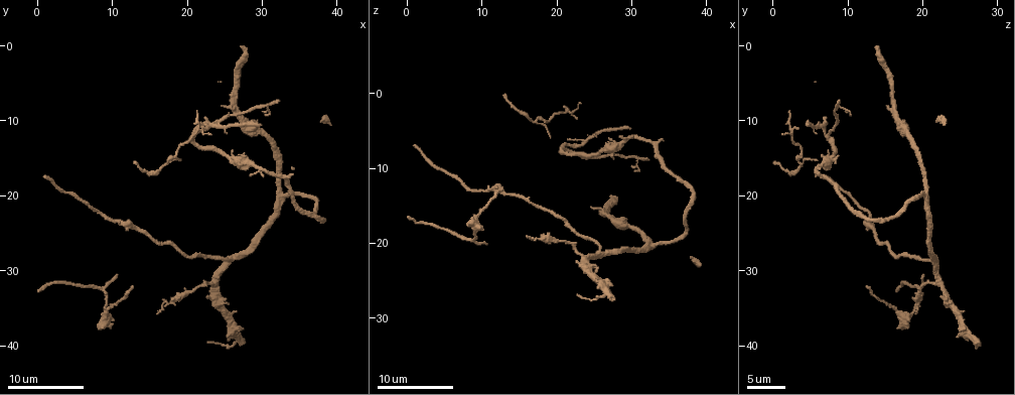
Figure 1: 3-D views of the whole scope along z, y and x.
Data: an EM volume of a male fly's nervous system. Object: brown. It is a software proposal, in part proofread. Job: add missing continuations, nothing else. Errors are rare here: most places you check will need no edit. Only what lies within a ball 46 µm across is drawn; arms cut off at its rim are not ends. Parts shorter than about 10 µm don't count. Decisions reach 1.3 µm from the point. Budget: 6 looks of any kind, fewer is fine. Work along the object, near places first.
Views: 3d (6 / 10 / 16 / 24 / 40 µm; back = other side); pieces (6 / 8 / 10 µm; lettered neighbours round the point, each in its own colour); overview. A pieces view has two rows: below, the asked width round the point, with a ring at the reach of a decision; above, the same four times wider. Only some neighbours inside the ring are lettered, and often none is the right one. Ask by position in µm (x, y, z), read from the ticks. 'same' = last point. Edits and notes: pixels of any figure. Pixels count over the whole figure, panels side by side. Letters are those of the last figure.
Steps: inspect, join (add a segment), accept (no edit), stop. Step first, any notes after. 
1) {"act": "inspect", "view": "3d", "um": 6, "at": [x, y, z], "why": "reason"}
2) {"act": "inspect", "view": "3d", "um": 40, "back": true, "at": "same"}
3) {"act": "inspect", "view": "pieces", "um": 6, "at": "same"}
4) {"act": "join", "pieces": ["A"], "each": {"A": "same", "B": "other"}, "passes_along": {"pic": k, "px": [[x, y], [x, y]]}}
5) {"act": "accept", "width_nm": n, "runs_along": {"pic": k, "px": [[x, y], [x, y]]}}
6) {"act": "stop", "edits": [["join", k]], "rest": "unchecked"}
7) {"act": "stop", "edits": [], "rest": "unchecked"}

{"act": "inspect", "view": "pieces", "um": 8, "at": [25.0, 8.0, 15.5]}

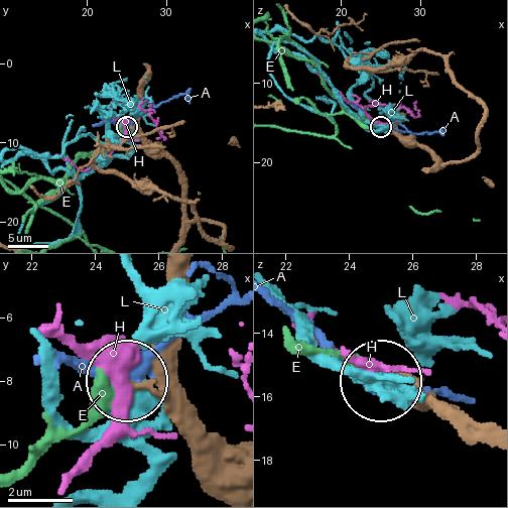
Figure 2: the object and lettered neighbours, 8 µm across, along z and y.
{"act": "accept", "each": {"A": "other", "E": "other", "H": "other", "L": "other"}, "runs_along": {"pic": 2, "px": [[204, 221], [186, 219], [186, 195], [174, 163], [128, 128]]}, "found": "no lettered segment goes on from it"}

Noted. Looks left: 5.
{"act": "inspect", "view": "3d", "um": 10, "at": [19.0, 15.0, 5.5], "why": "tapers out"}

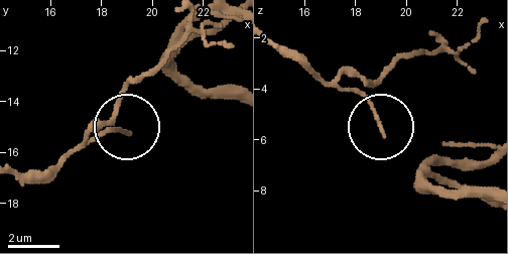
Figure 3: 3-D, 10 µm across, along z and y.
{"act": "inspect", "view": "pieces", "um": 8, "at": [19.0, 15.2, 5.7], "why": "what lies round it"}

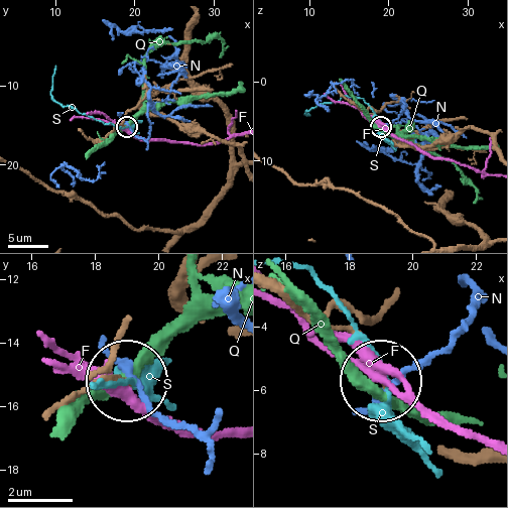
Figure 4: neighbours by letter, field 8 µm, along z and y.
{"act": "accept", "each": {"F": "other", "N": "other", "Q": "other", "S": "other"}, "found": "no lettered segment goes on from it"}

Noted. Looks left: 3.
{"act": "inspect", "view": "pieces", "um": 6, "at": [10.5, 31.0, 20.0], "why": "free end"}

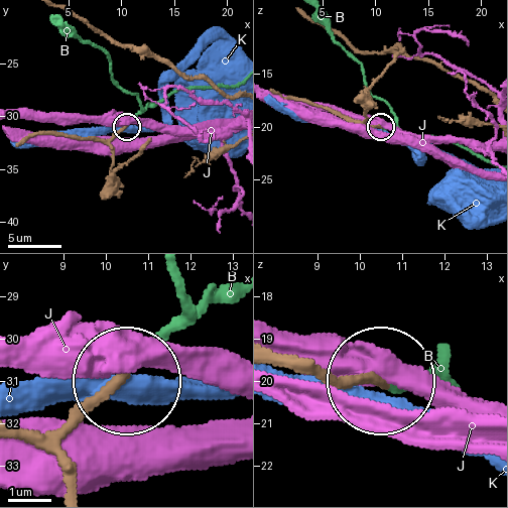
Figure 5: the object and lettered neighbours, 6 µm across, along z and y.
{"act": "join", "pieces": ["B"], "each": {"B": "same", "J": "other", "K": "other"}, "passes_along": {"pic": 5, "px": [[137, 360], [235, 294]]}, "found": "it goes on there"}

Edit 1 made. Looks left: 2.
{"act": "stop", "edits": [["join", 5]], "rest": "unchecked"}

